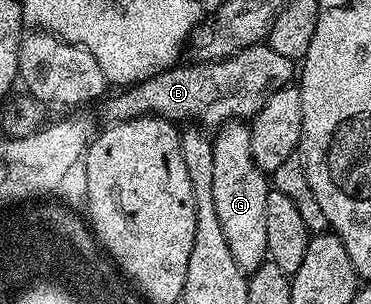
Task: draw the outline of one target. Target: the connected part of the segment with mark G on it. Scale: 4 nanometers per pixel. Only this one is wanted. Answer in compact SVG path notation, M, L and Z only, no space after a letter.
M227 121L219 126L212 137L214 146L214 211L218 211L218 223L222 223L222 235L226 235L226 247L234 255L234 263L245 275L250 275L264 264L266 247L266 195L270 181L254 163L250 151L250 128L244 121Z

